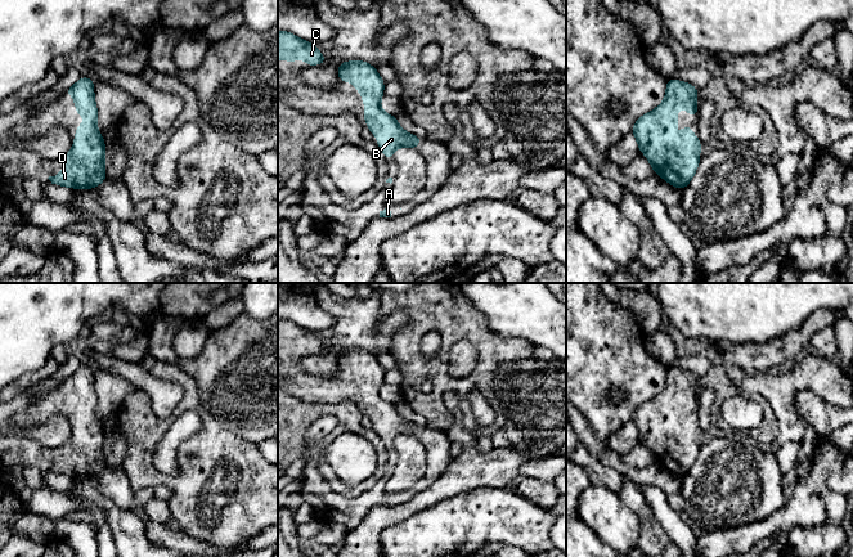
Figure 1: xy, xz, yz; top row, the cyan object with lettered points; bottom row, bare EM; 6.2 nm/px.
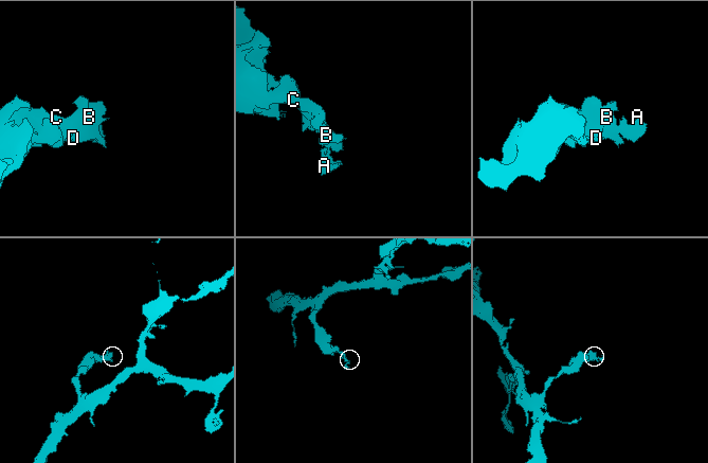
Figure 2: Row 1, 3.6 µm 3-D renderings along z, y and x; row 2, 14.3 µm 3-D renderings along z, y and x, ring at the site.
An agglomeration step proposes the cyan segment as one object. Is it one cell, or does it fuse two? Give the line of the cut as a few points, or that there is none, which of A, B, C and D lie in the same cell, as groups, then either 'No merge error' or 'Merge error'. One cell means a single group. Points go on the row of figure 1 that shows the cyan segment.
No split. Groups: A B C D. No merge error

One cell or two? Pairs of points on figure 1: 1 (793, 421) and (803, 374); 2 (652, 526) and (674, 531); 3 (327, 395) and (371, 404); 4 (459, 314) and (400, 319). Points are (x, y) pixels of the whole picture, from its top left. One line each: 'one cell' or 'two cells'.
1: one cell
2: two cells
3: one cell
4: two cells

